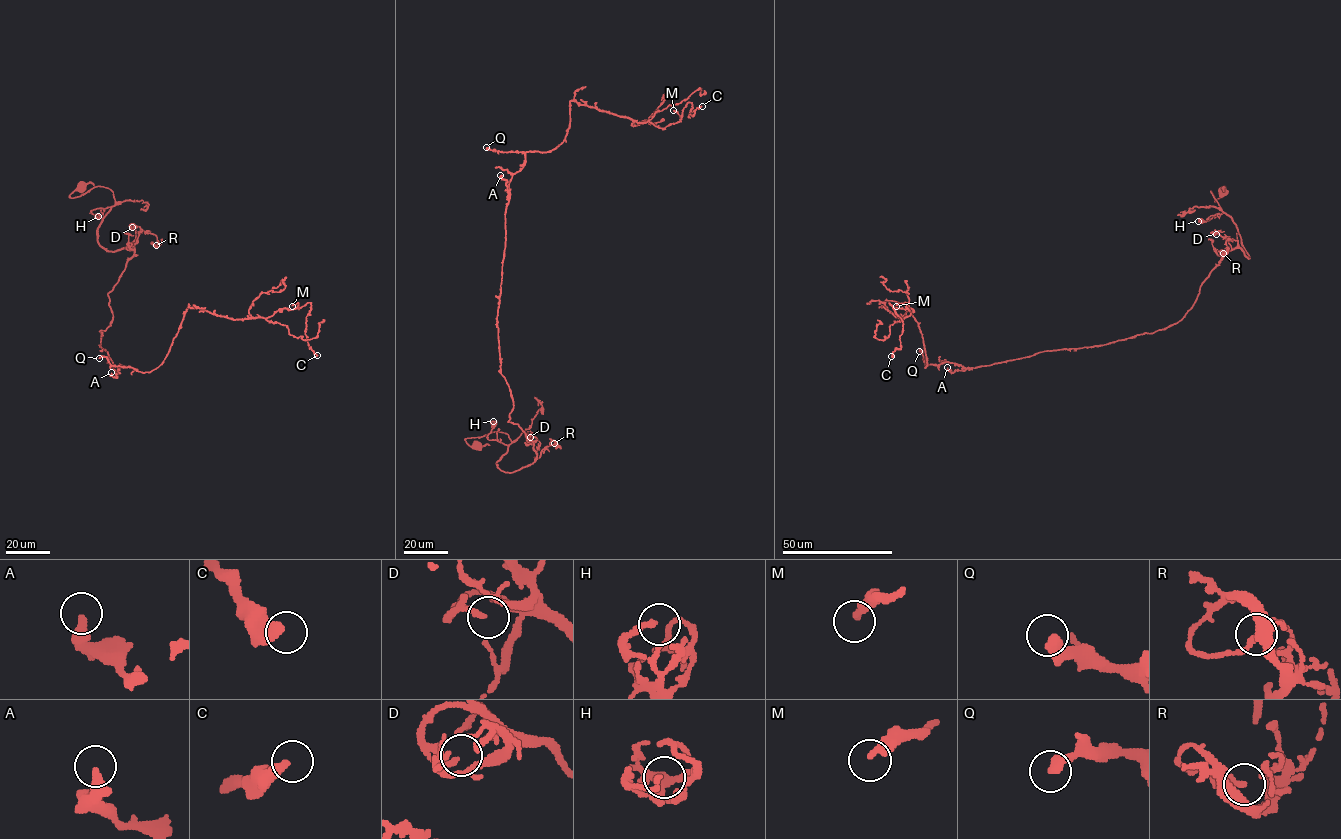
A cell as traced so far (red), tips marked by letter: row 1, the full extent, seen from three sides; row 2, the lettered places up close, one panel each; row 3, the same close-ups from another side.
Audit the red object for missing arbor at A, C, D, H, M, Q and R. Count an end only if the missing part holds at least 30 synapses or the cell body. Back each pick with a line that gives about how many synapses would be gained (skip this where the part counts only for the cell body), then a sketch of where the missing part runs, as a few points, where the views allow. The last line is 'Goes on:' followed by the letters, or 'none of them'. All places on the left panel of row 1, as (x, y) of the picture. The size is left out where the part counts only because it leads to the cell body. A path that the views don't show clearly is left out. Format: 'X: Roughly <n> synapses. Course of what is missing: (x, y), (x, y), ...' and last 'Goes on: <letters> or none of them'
Goes on: none of them

